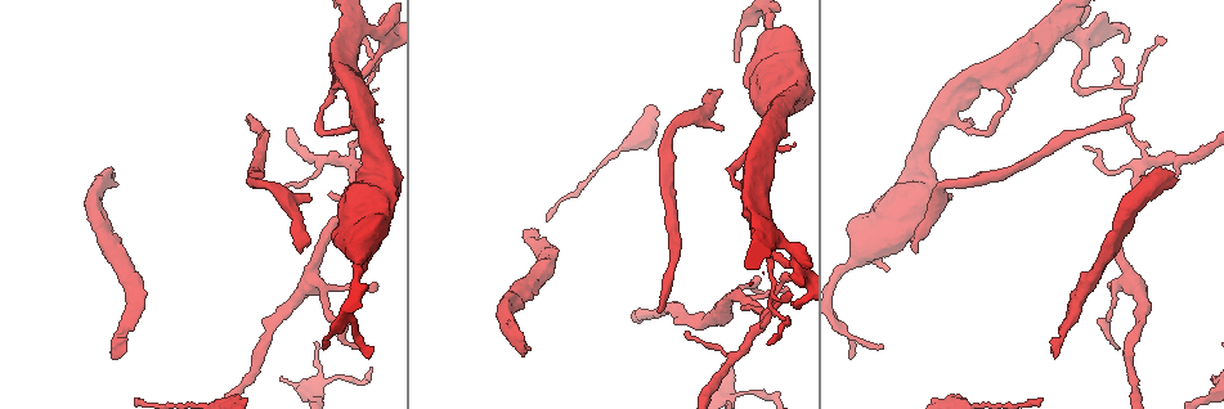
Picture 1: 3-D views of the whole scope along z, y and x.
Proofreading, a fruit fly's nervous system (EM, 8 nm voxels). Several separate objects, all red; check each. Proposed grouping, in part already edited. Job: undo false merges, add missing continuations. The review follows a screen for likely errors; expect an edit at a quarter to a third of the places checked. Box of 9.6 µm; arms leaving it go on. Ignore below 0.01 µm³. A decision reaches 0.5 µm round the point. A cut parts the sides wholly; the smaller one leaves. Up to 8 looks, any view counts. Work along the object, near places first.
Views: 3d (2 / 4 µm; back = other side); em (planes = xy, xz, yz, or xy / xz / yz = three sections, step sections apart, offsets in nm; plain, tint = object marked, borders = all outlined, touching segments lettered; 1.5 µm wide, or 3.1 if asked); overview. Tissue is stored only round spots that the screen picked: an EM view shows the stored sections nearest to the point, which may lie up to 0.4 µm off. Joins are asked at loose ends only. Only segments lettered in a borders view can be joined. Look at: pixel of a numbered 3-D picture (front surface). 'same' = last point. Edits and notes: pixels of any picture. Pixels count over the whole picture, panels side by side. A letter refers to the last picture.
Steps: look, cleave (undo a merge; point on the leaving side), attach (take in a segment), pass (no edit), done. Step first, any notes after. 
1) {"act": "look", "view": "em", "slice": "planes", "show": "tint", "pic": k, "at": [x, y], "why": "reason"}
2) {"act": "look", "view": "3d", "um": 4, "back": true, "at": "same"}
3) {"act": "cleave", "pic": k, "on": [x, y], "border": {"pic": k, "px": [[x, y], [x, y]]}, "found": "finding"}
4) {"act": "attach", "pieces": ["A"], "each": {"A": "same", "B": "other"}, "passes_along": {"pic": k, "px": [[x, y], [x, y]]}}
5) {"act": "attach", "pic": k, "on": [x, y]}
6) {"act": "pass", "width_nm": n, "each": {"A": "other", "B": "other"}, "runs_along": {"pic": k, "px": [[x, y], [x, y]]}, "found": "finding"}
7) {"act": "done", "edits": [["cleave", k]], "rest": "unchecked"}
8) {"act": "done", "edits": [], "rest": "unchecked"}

{"act": "look", "view": "3d", "um": 2, "back": true, "pic": 1, "at": [375, 288], "why": "branch stops here"}

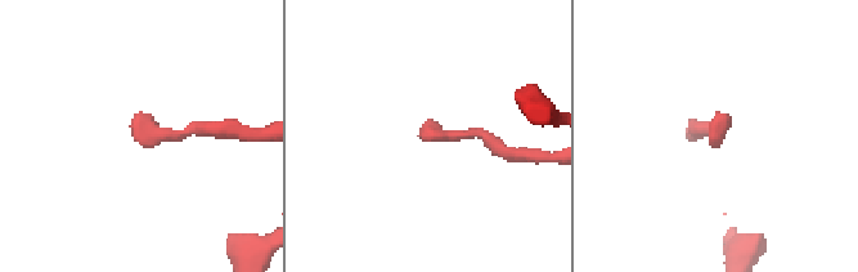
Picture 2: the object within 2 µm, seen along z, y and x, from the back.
{"act": "look", "view": "em", "slice": "planes", "show": "tint", "pic": 2, "at": [717, 122], "why": "now the EM"}

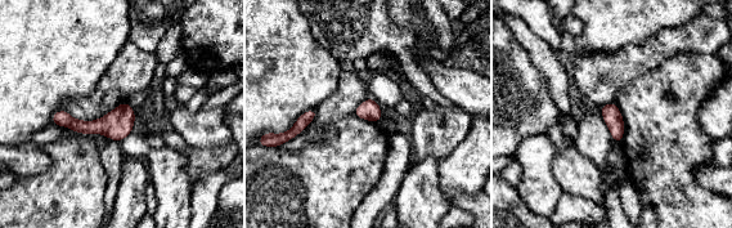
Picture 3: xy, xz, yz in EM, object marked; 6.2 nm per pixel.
{"act": "look", "view": "em", "slice": "planes", "show": "borders", "at": "same", "why": "what lies round it"}

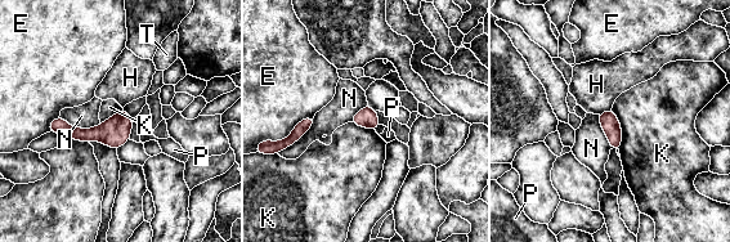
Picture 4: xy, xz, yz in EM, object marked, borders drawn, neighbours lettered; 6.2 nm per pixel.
{"act": "pass", "each": {"E": "other", "H": "other", "K": "other", "N": "other", "P": "other", "T": "other"}, "runs_along": {"pic": 4, "px": [[129, 121], [113, 133], [52, 129]]}, "found": "no lettered segment goes on from it"}

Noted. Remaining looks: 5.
{"act": "look", "view": "3d", "um": 4, "pic": 1, "at": [884, 270], "why": "thick end"}

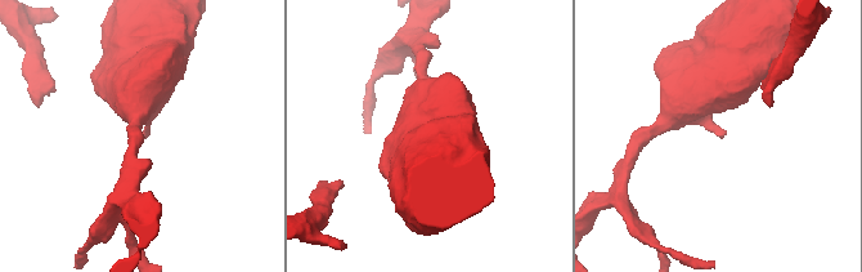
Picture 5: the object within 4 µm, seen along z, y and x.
{"act": "look", "view": "em", "slice": "planes", "show": "tint", "pic": 5, "at": [720, 137], "why": "shape alone is not enough"}

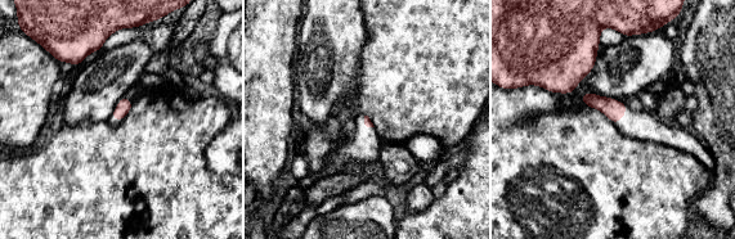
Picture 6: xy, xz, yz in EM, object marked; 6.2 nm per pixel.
{"act": "look", "view": "em", "slice": "planes", "show": "borders", "at": "same"}

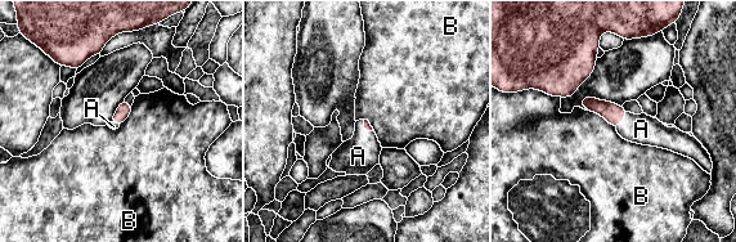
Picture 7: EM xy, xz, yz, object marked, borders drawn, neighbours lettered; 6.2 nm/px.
{"act": "attach", "pieces": ["A"], "each": {"A": "same", "B": "other"}, "passes_along": {"pic": 7, "px": [[613, 113], [622, 119], [641, 129]]}, "found": "the cell continues"}

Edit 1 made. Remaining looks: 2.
{"act": "done", "edits": [["attach", 7]], "rest": "unchecked"}

